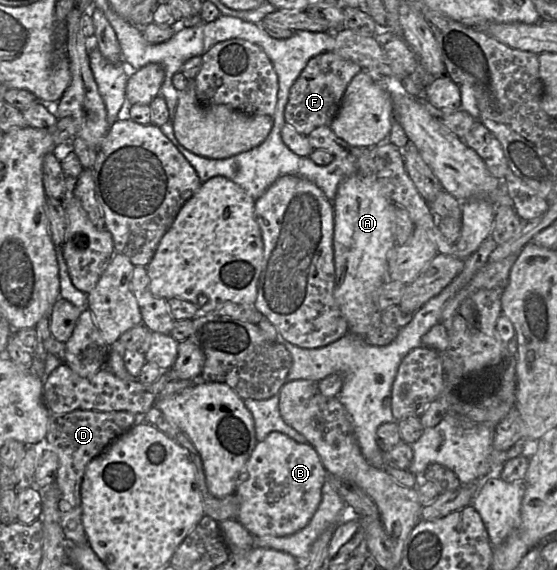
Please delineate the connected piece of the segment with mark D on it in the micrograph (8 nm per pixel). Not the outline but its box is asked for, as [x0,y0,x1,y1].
[46,410,143,545]

